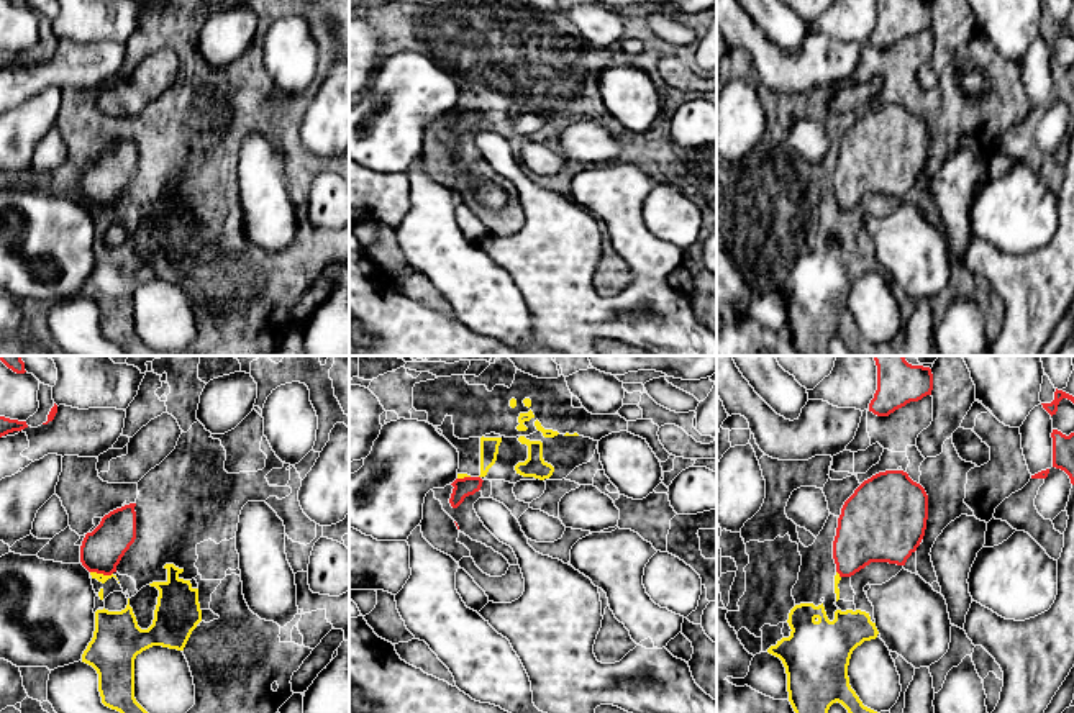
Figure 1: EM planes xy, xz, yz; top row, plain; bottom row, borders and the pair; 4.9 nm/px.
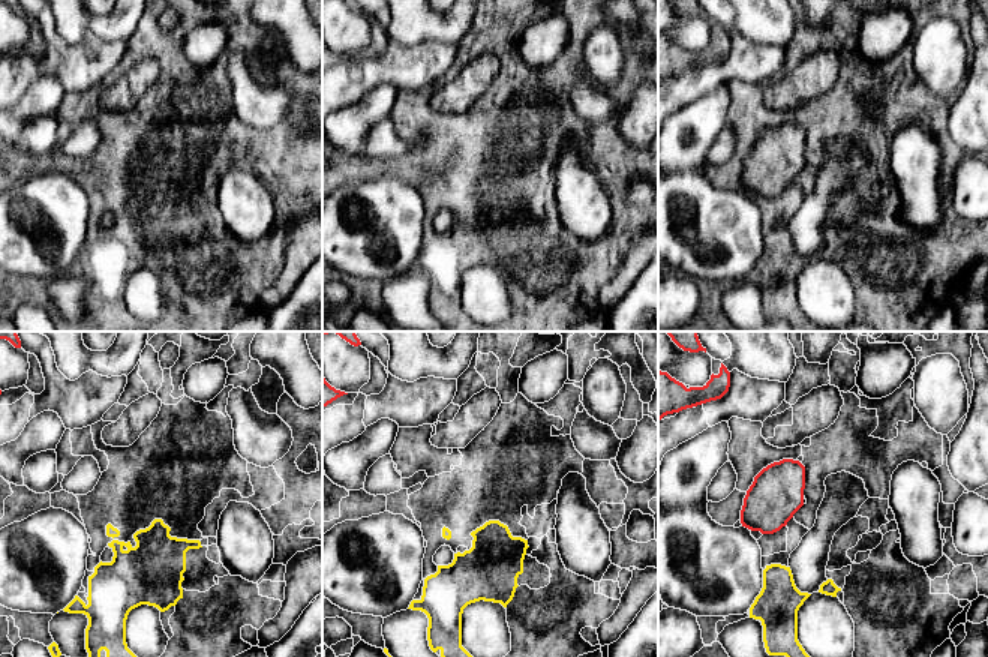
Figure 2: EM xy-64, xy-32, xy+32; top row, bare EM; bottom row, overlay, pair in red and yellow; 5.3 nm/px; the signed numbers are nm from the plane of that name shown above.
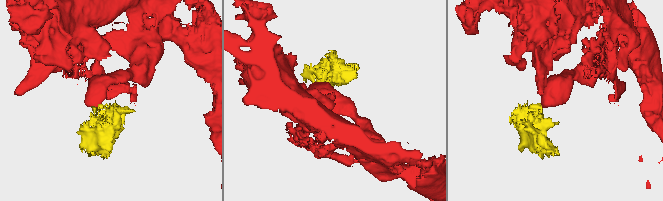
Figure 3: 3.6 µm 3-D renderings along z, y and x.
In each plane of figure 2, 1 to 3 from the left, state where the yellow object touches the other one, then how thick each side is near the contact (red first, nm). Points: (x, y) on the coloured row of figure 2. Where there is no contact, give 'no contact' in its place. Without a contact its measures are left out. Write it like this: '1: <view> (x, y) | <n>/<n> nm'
1: no contact
2: no contact
3: no contact

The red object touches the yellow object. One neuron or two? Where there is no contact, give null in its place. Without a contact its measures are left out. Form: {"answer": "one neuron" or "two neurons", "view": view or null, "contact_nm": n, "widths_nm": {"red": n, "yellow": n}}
{"answer": "two neurons", "view": "xy", "contact_nm": 110, "widths_nm": {"red": 200, "yellow": 50}}

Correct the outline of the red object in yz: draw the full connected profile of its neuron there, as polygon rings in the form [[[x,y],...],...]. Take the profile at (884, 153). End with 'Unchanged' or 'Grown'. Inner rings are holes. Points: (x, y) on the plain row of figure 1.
[[[903,103],[864,113],[844,134],[833,174],[840,210],[871,195],[905,198],[920,179],[928,152],[928,128]]]. Unchanged

